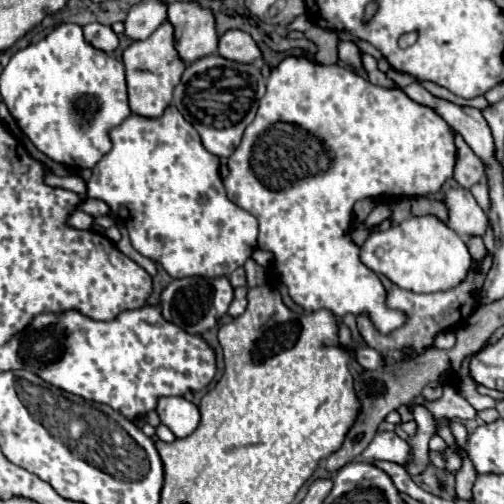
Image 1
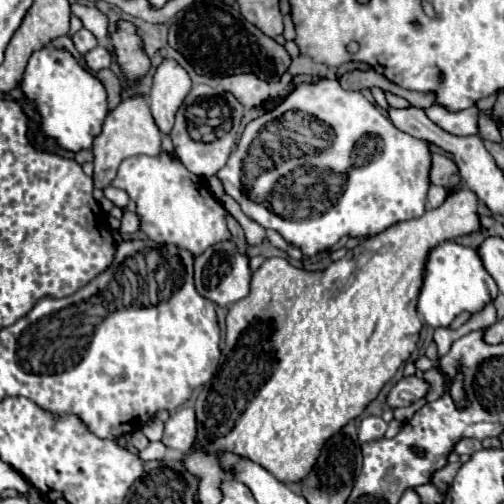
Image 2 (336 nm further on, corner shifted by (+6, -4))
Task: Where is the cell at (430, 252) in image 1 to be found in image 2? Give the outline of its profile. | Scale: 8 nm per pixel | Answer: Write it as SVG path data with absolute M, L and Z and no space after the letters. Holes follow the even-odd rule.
M444 241L428 253L424 265L424 281L417 300L417 315L426 325L448 327L458 313L476 313L496 295L498 287L492 277L488 277L480 257L476 257L476 251L472 247L458 245L456 241Z

